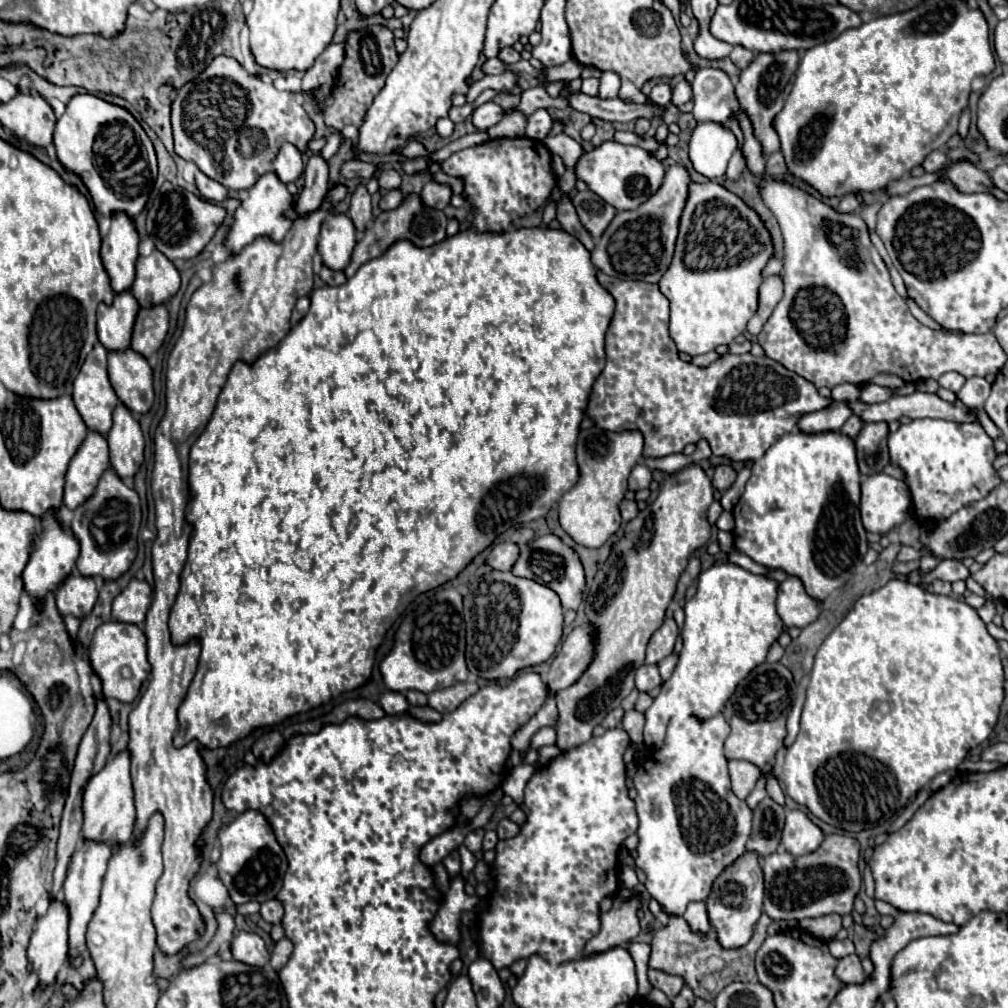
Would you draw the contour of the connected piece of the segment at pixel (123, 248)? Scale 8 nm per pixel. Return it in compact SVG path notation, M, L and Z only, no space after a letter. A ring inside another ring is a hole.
M124 213L112 215L110 233L102 239L102 265L114 293L124 293L136 279L138 233Z

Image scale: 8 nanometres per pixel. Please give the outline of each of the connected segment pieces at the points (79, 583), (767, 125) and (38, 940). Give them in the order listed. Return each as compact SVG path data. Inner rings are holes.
M70 575L62 587L56 591L56 605L62 615L72 615L74 619L84 619L90 615L98 601L98 589L92 577Z
M782 51L776 55L760 53L756 55L754 63L740 73L740 79L736 83L736 97L740 97L740 105L744 105L744 113L748 113L748 119L752 121L756 139L760 141L760 145L764 145L764 157L780 149L778 135L772 129L772 119L784 105L784 85L790 81L796 67L798 67L798 51Z
M56 899L50 903L48 913L36 921L36 929L32 933L32 941L28 947L30 969L36 971L40 989L46 989L56 981L56 975L60 967L66 963L66 959L68 959L68 911L66 911L64 901Z

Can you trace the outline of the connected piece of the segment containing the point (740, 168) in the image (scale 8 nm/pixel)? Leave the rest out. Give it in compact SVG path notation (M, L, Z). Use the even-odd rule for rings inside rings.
M738 147L738 149L736 149L736 153L732 155L730 163L728 163L726 177L728 177L730 181L738 181L746 169L748 169L748 167L744 165L744 157L740 157L740 147Z

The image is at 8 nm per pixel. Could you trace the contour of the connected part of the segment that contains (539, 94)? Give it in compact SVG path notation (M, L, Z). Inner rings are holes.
M538 85L538 87L534 87L534 89L526 89L526 91L522 93L520 103L518 103L516 107L508 109L506 113L514 113L514 111L518 111L518 113L522 113L524 117L530 117L534 111L538 111L538 109L548 109L548 107L566 109L568 103L566 103L562 97L550 99L548 93L546 93L546 89L544 89L542 85Z

